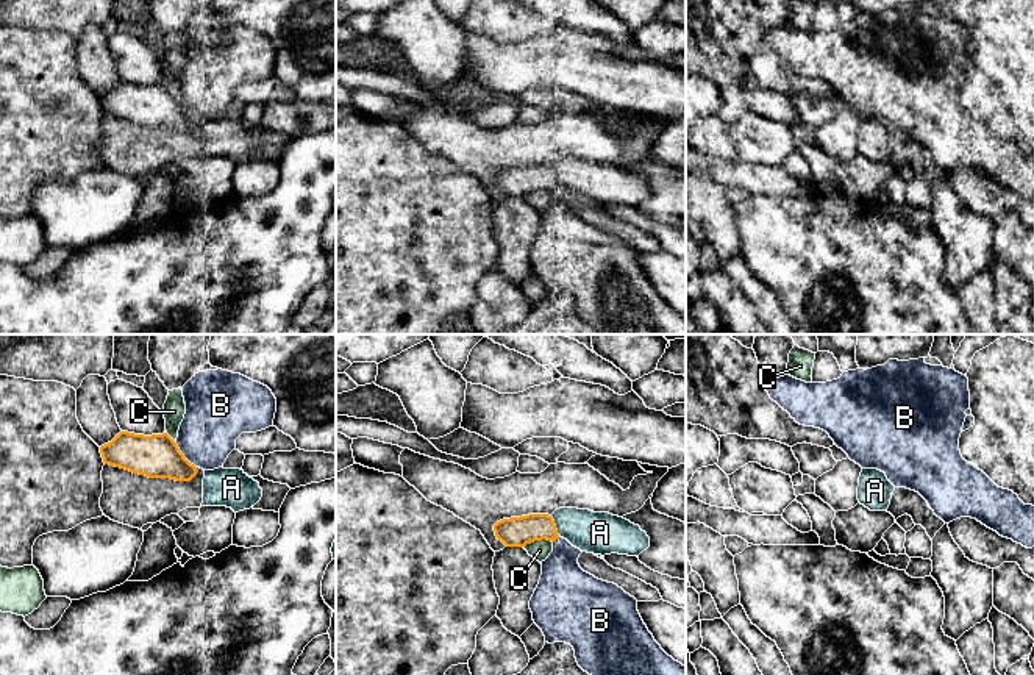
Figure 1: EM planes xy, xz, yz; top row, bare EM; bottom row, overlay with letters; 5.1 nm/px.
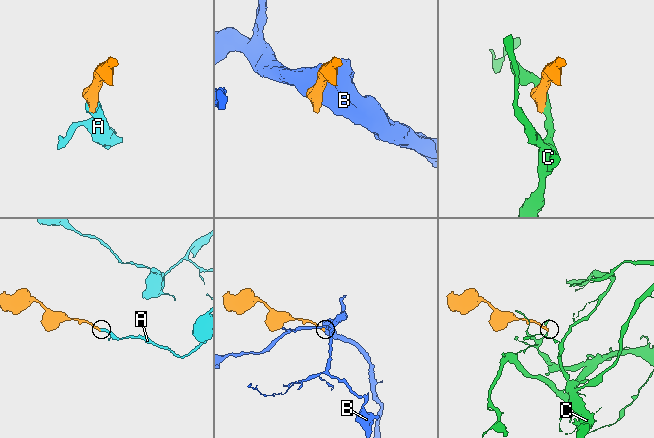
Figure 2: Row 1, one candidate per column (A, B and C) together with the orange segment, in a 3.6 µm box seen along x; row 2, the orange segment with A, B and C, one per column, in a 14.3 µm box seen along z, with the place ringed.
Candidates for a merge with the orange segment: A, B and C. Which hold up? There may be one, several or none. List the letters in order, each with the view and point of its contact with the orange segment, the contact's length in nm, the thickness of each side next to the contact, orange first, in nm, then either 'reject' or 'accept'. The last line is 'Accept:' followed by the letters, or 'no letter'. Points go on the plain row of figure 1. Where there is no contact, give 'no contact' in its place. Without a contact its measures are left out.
A: xz (555, 175) | 120 nm | 160/220 nm | accept
B: xy (183, 105) | 180 nm | 220/300 nm | reject
C: xz (538, 189) | 160 nm | 160/100 nm | reject
Accept: A

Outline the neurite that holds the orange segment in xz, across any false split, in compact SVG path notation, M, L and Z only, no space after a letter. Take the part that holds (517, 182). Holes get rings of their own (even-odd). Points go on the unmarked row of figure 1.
M559 158L551 166L503 169L494 175L494 181L506 197L525 197L542 189L554 192L559 186L581 202L601 206L611 203L639 206L650 197L650 188L639 175L609 162L578 158Z

